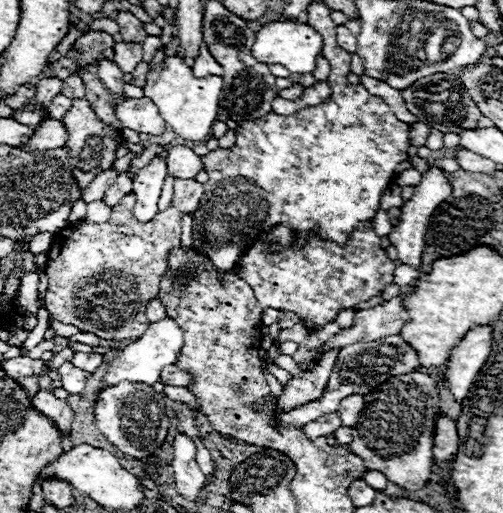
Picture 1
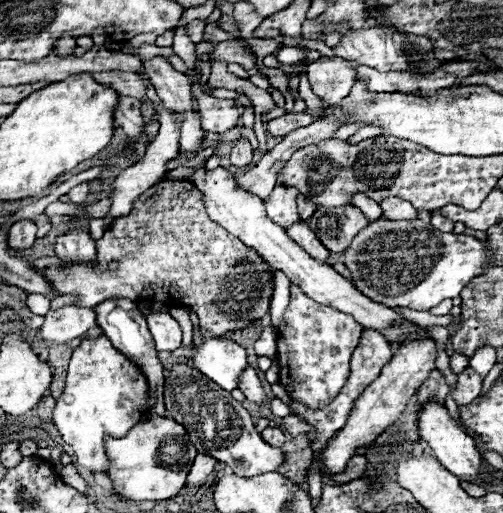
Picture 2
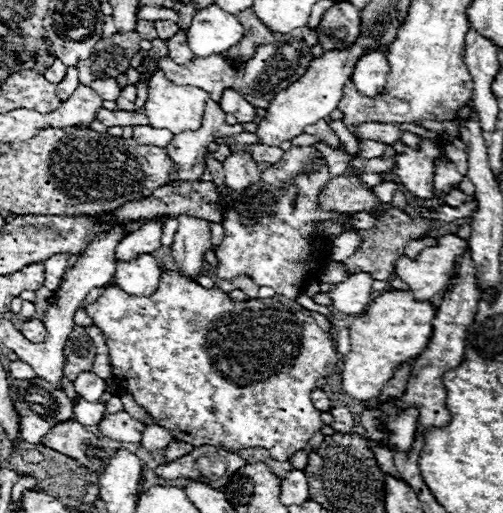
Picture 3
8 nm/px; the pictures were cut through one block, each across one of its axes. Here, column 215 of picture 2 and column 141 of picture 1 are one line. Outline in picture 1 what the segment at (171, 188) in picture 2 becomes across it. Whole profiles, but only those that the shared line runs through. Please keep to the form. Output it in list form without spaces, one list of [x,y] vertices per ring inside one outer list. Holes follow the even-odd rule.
[[[180,178],[174,184],[172,206],[158,212],[150,222],[138,222],[134,218],[136,196],[128,194],[118,202],[118,208],[112,208],[108,222],[88,224],[80,220],[58,232],[58,236],[54,236],[46,262],[46,274],[50,278],[50,284],[44,300],[50,316],[62,324],[76,326],[82,332],[92,332],[104,340],[138,340],[150,324],[146,318],[146,304],[150,298],[158,296],[160,280],[166,274],[170,252],[180,244],[182,216],[198,208],[202,192],[204,188],[200,182]]]

